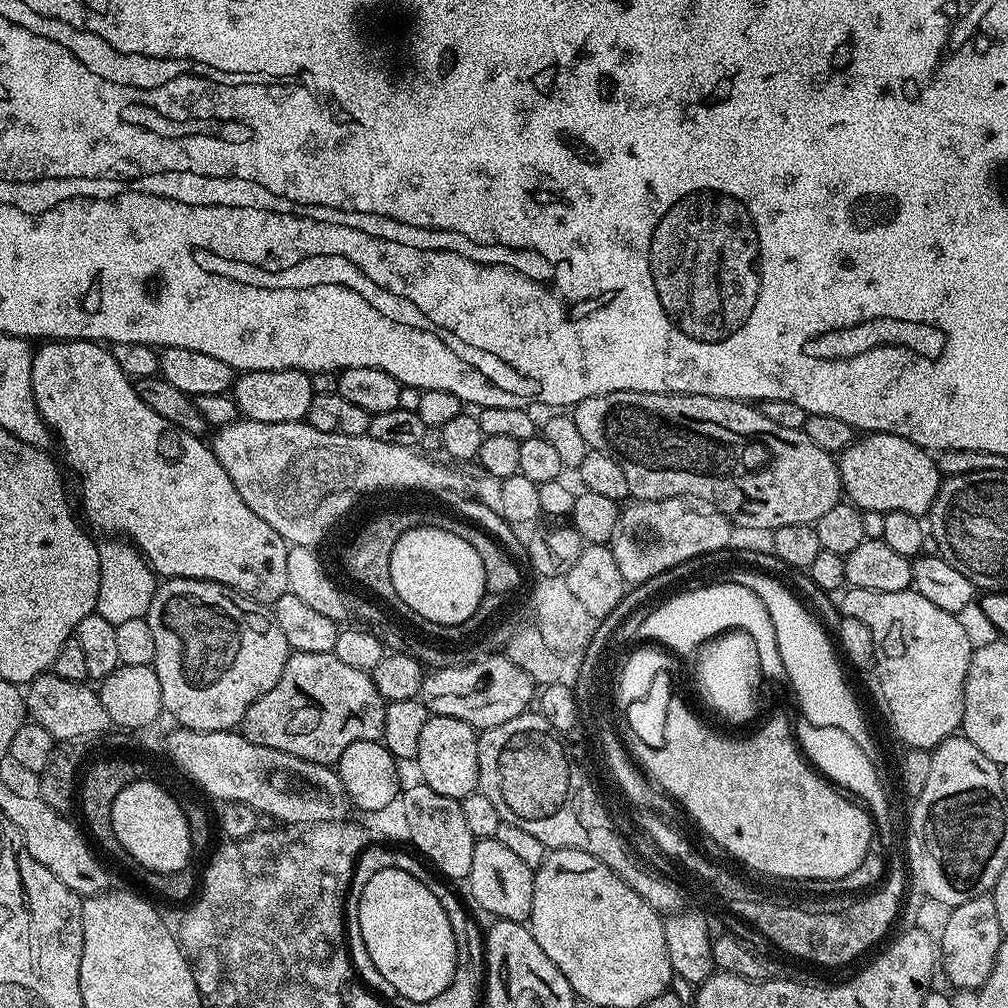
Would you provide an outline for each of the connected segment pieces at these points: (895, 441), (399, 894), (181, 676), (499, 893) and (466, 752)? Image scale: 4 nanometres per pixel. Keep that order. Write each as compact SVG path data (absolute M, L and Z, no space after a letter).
M889 432L853 439L850 447L839 453L838 467L843 495L865 512L902 510L923 517L932 508L942 479L935 459L925 449Z
M382 870L380 876L374 877L371 886L366 888L363 900L364 904L361 904L359 909L359 926L362 929L363 941L366 942L367 953L370 954L370 959L374 962L374 966L379 969L379 973L394 986L396 995L410 998L412 1002L427 1002L430 998L442 994L442 990L446 989L446 986L450 986L451 979L454 978L457 951L454 931L451 929L447 912L442 908L442 903L434 898L433 891L428 890L422 882L418 882L418 878L414 878L413 875L397 873L394 870Z
M177 576L165 579L156 589L154 602L150 602L150 610L146 619L150 631L154 633L154 650L156 653L152 659L152 664L158 674L158 682L162 682L162 702L167 715L172 715L179 727L189 728L195 732L226 732L243 725L246 710L250 710L250 706L254 702L258 702L258 698L262 698L262 694L274 690L278 678L282 678L282 670L286 666L290 655L286 637L282 635L282 629L278 626L276 615L272 613L271 607L260 604L256 600L242 595L241 592L235 592L232 588L227 588L224 584L218 582L178 578Z
M494 838L477 840L474 858L470 861L470 874L466 887L472 896L497 920L527 921L534 902L534 869L513 854L502 842Z
M429 715L426 726L422 726L414 764L420 767L419 779L438 794L463 798L477 791L480 783L477 729L471 728L465 720Z

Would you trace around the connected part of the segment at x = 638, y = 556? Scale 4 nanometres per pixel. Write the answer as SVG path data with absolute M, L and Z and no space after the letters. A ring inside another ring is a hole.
M671 496L665 500L636 500L620 513L610 547L625 581L635 586L695 556L705 556L733 542L731 519L700 496Z

